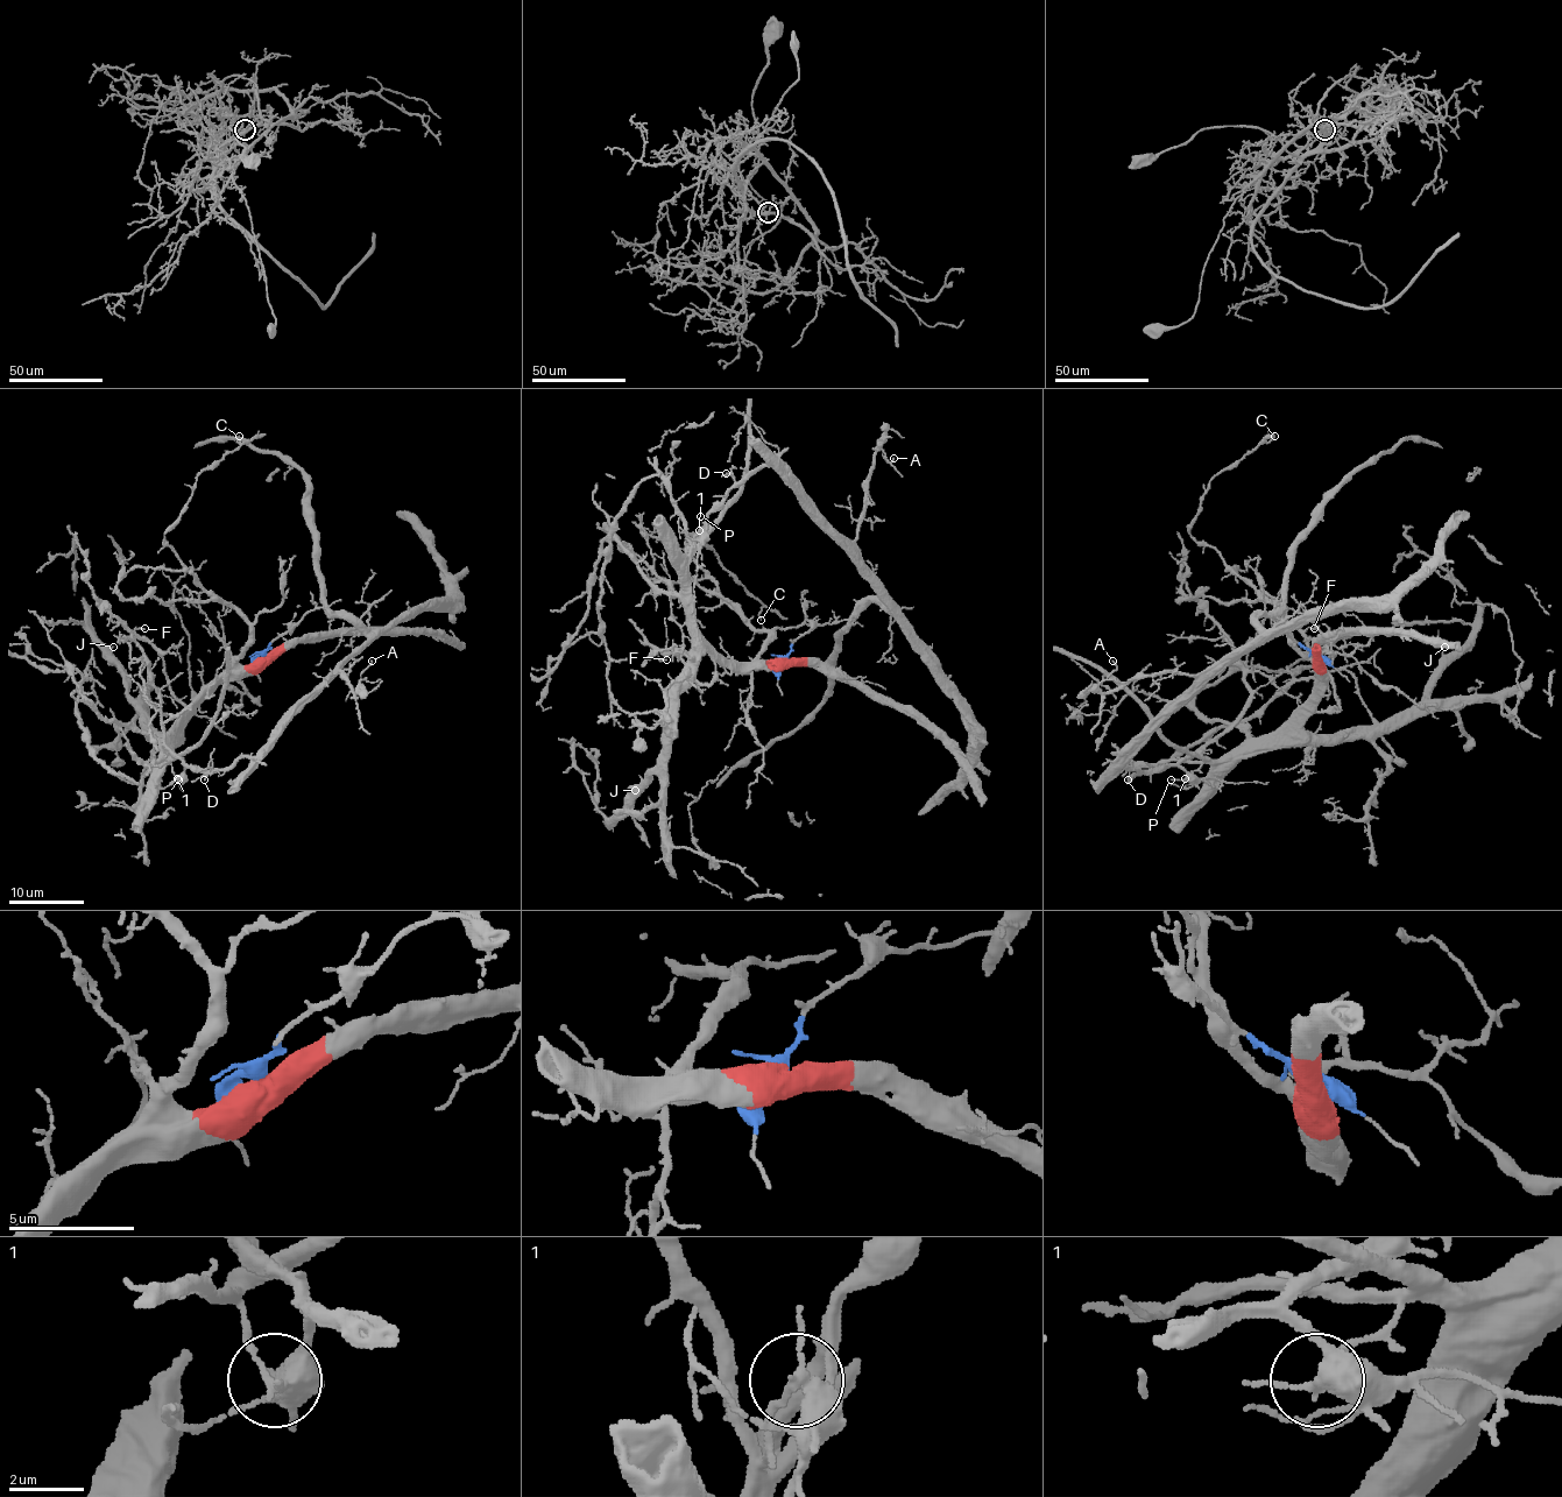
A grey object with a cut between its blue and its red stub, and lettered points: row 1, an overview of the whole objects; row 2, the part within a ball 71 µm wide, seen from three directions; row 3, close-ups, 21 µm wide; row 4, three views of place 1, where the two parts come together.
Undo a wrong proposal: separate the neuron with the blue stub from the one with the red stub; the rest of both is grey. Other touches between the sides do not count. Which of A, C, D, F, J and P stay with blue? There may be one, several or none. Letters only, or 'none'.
A, D

